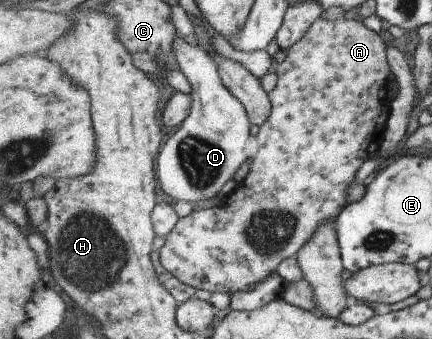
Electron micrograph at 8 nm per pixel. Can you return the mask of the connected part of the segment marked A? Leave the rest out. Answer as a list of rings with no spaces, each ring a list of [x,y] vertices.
[[[319,17],[307,31],[307,34],[296,45],[288,50],[289,56],[282,64],[276,68],[278,75],[277,84],[269,92],[269,98],[273,105],[270,119],[259,128],[256,136],[259,148],[256,155],[252,158],[248,177],[235,191],[229,191],[224,203],[219,206],[198,209],[193,214],[180,218],[176,227],[169,236],[165,238],[165,244],[156,254],[159,267],[175,275],[182,283],[204,289],[210,293],[224,291],[228,294],[235,294],[237,291],[253,288],[257,283],[264,281],[272,272],[279,272],[278,269],[284,260],[289,257],[296,257],[302,246],[314,235],[319,223],[325,219],[338,221],[341,211],[346,207],[346,190],[351,183],[358,182],[357,173],[364,165],[365,161],[370,160],[381,151],[381,145],[385,140],[385,129],[387,119],[391,113],[391,100],[389,98],[389,87],[394,78],[391,65],[387,54],[387,43],[382,39],[381,34],[366,27],[362,21],[356,19],[339,18],[326,20]]]

